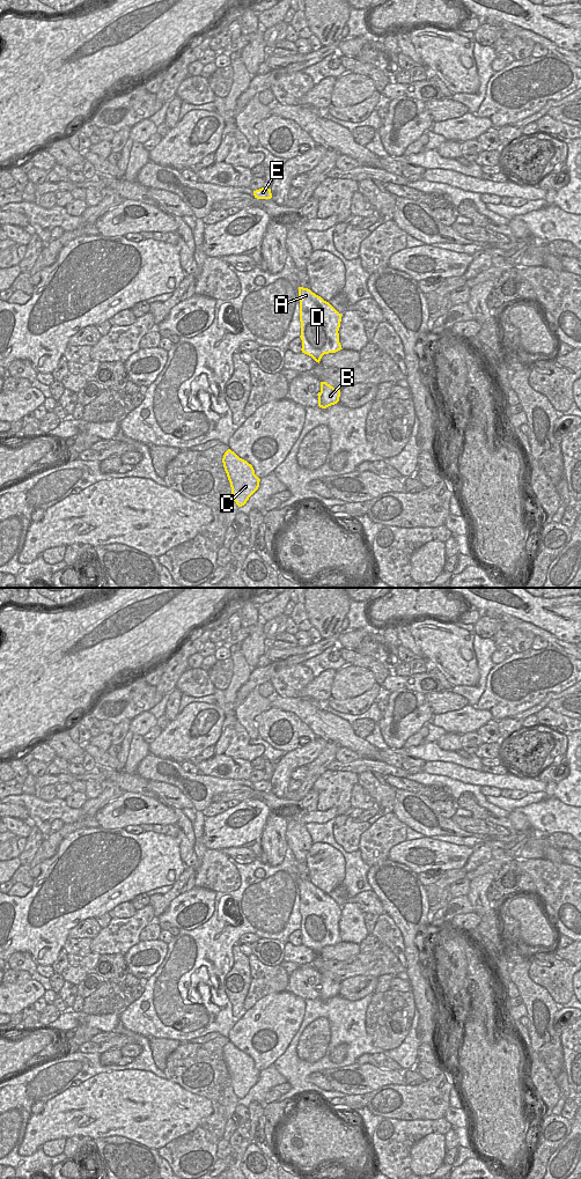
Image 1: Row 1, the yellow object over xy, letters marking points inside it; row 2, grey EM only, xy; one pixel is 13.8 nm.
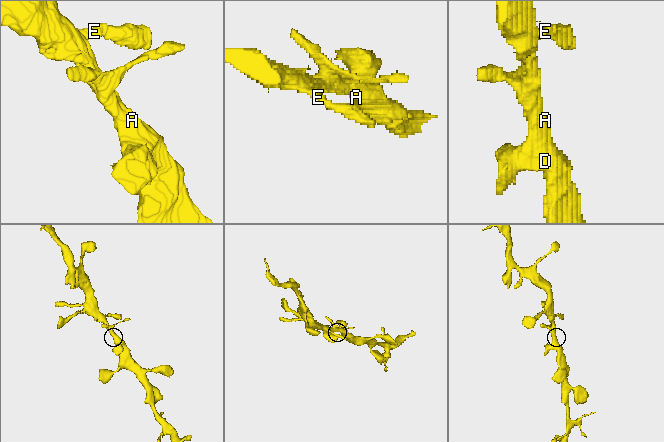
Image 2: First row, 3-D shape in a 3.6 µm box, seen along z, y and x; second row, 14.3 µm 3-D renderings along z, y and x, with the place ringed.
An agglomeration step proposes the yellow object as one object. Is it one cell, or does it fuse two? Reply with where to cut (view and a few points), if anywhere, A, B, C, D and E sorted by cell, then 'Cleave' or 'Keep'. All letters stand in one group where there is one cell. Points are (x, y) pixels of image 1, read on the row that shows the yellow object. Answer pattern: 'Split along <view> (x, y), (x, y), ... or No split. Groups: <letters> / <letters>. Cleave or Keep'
No split. Groups: A B C D E. Keep

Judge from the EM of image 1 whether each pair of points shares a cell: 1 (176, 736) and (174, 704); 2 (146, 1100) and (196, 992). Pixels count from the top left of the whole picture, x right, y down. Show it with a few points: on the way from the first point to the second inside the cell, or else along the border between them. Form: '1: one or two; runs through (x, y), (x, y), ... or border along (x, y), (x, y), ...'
1: two; border along (178, 714), (170, 721)
2: two; border along (131, 1068), (148, 1070), (164, 1078)

